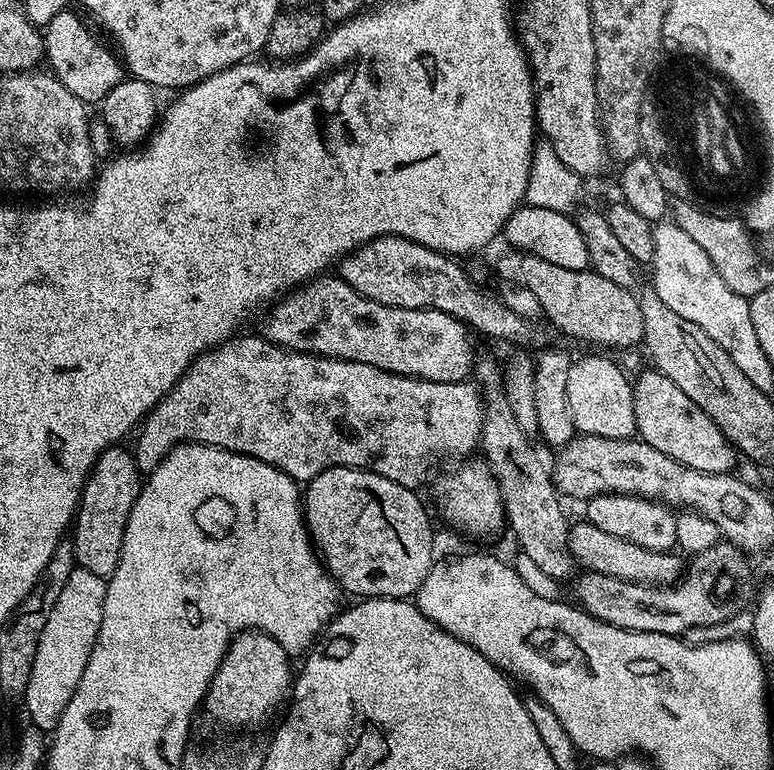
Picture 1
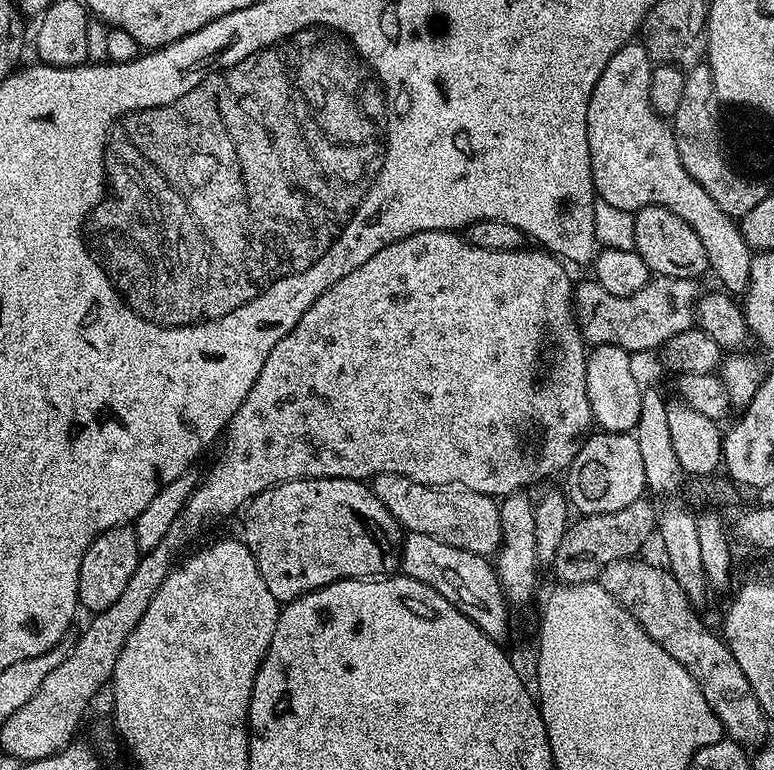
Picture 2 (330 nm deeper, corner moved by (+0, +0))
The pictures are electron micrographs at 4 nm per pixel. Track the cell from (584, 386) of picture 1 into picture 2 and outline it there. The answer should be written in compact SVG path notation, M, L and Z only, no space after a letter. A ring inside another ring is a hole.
M598 344L588 352L586 362L586 398L590 398L590 410L597 429L606 432L632 432L642 411L642 383L636 377L632 365L633 353L622 346Z

